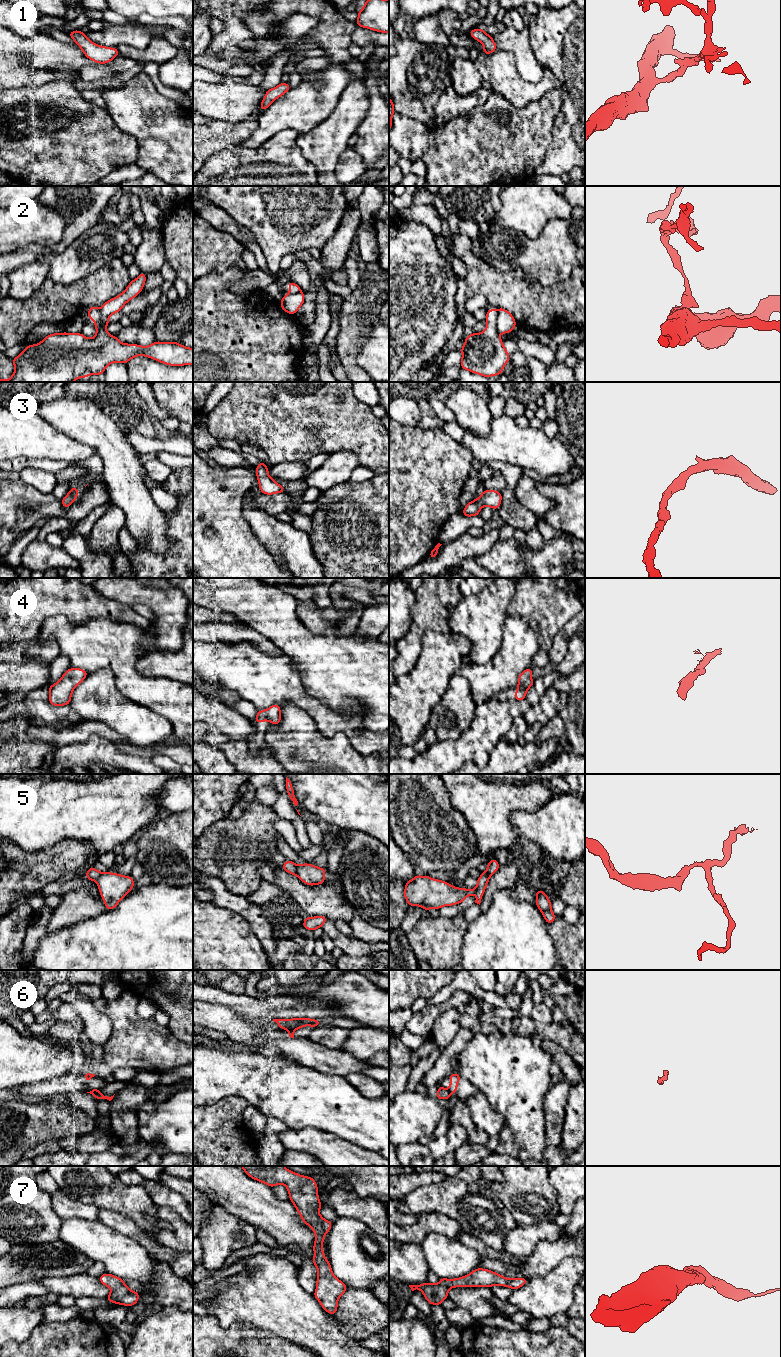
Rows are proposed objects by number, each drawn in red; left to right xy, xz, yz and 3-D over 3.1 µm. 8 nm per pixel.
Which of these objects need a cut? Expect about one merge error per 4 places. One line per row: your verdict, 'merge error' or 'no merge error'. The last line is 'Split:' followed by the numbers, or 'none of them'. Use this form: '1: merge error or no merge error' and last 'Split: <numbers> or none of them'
1: no merge error
2: merge error
3: no merge error
4: no merge error
5: merge error
6: merge error
7: no merge error
Split: 2, 5, 6

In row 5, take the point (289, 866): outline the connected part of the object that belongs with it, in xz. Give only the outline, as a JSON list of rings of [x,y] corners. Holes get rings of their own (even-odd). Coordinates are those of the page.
[[[287,859],[287,861],[281,867],[283,870],[287,871],[289,874],[297,876],[296,864]]]

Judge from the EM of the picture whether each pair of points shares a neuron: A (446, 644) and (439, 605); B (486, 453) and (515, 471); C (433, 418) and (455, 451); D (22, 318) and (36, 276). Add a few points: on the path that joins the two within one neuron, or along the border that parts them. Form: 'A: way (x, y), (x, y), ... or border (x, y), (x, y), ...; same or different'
A: border (450, 631), (439, 633), (427, 630), (421, 640); different
B: border (483, 463), (508, 462), (521, 469); different
C: border (417, 425), (426, 429), (441, 429); different
D: border (45, 279), (30, 296), (23, 299), (10, 297); different

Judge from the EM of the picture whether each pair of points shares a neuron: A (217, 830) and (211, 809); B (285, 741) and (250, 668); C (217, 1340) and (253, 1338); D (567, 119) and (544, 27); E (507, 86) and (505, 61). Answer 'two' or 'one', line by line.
A: two
B: two
C: one
D: one
E: one

